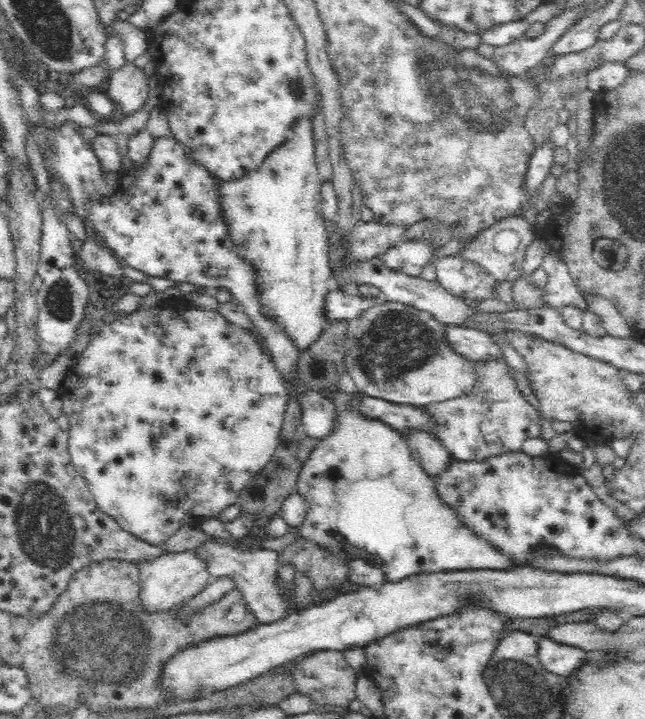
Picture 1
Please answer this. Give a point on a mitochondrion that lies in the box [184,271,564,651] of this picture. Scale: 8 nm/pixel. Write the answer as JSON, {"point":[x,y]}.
{"point":[395,342]}

